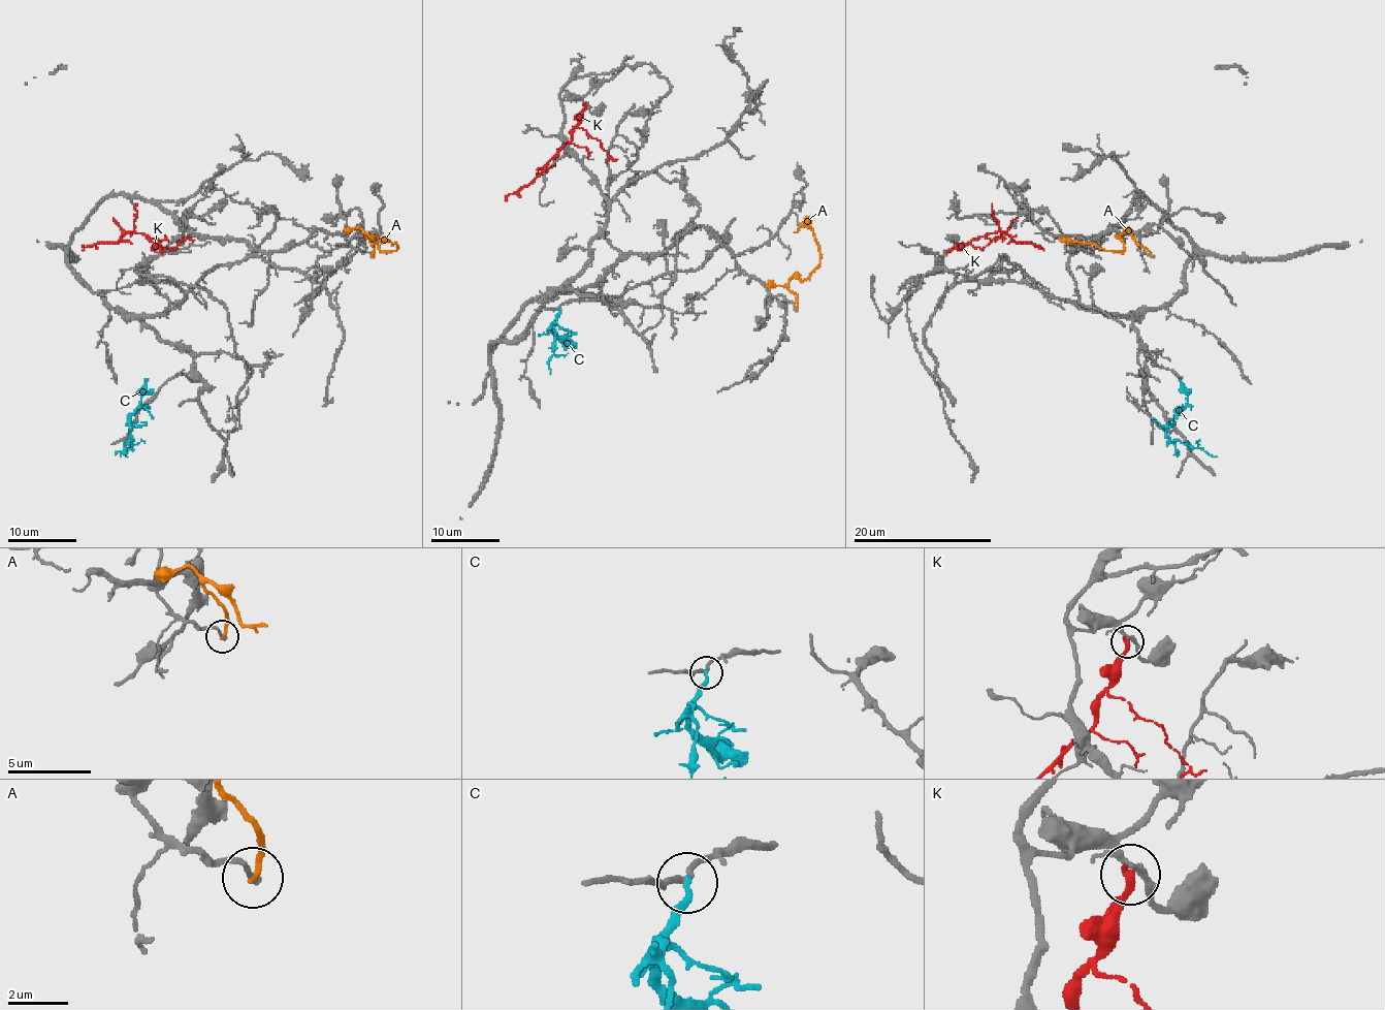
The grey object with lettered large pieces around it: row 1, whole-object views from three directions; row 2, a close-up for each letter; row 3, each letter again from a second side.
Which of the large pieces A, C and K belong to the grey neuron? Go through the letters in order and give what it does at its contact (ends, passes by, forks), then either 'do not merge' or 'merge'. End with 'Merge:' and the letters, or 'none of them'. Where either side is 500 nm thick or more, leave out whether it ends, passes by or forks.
A: it ends there; do not merge
C: it ends there; do not merge
K: it ends there; do not merge
Merge: none of them

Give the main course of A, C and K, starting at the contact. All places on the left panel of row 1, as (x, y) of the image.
A: (373, 255), (374, 245), (365, 233), (381, 250), (396, 250), (396, 245), (386, 240), (371, 245)
C: (135, 419), (129, 430), (132, 442), (125, 451), (127, 456)
K: (161, 252), (148, 237), (132, 231), (115, 244), (87, 245), (82, 250)

